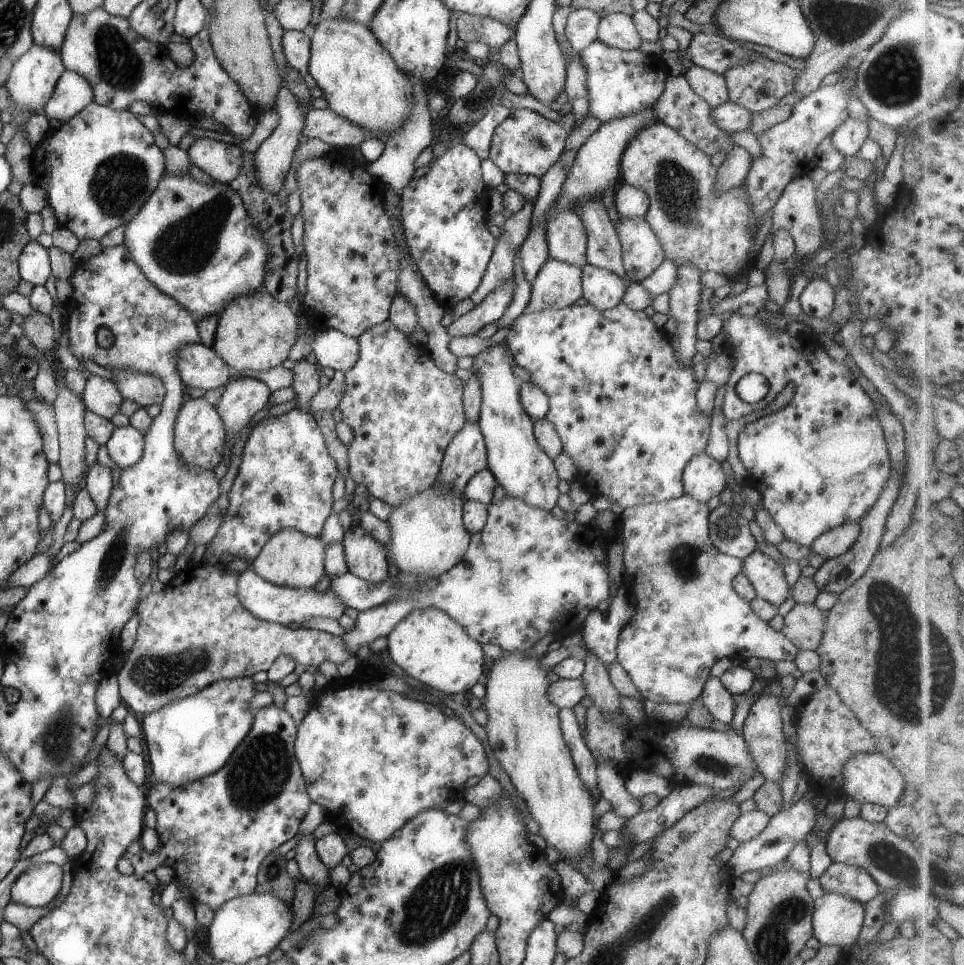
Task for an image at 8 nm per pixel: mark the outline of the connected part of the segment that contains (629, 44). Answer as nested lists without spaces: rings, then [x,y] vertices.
[[[611,13],[601,17],[596,40],[624,51],[637,49],[642,42],[632,18],[623,13]]]

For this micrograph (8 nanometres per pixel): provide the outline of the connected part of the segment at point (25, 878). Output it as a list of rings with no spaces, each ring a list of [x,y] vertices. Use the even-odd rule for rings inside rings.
[[[41,863],[27,868],[17,876],[11,890],[10,901],[39,908],[49,904],[61,888],[61,867],[54,863]]]

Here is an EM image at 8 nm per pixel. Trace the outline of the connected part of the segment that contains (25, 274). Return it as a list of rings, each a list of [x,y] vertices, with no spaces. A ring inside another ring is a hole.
[[[33,239],[23,248],[18,257],[18,273],[23,280],[33,285],[43,285],[50,276],[48,248]]]

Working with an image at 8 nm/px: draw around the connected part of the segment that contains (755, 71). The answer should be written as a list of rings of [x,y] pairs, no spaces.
[[[756,54],[746,65],[731,67],[722,75],[727,87],[728,100],[748,110],[752,115],[767,110],[785,94],[792,92],[795,73],[795,70],[784,63],[776,63],[761,54]]]

